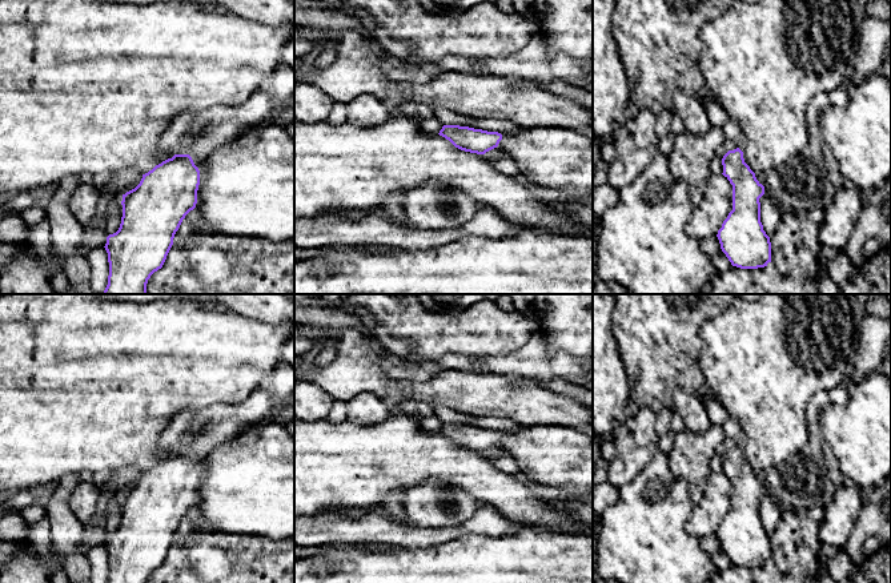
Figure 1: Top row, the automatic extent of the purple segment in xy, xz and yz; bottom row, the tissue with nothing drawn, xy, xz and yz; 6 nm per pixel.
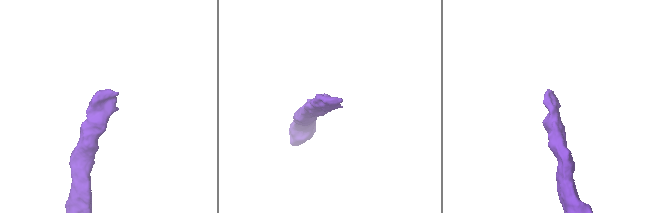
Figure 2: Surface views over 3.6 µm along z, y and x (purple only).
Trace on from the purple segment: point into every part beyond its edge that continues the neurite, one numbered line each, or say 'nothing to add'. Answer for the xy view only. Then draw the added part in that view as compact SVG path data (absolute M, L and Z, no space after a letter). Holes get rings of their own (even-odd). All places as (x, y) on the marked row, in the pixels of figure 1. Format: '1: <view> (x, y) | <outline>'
1: xy (219, 125) | M281 63L241 105L216 105L198 116L174 118L161 137L164 149L186 149L196 166L240 133L262 125L294 97L294 68Z

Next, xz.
1: xz (494, 155) | M494 148L494 149L489 150L489 152L486 152L483 156L485 156L486 160L489 160L491 162L495 162L495 161L506 157L507 153L505 150L502 150L502 149L499 149L499 148Z

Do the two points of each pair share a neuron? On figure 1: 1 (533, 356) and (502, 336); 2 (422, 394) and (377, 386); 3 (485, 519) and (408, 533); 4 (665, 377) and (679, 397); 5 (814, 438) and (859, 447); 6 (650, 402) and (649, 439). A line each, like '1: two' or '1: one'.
1: two
2: one
3: one
4: two
5: two
6: two

